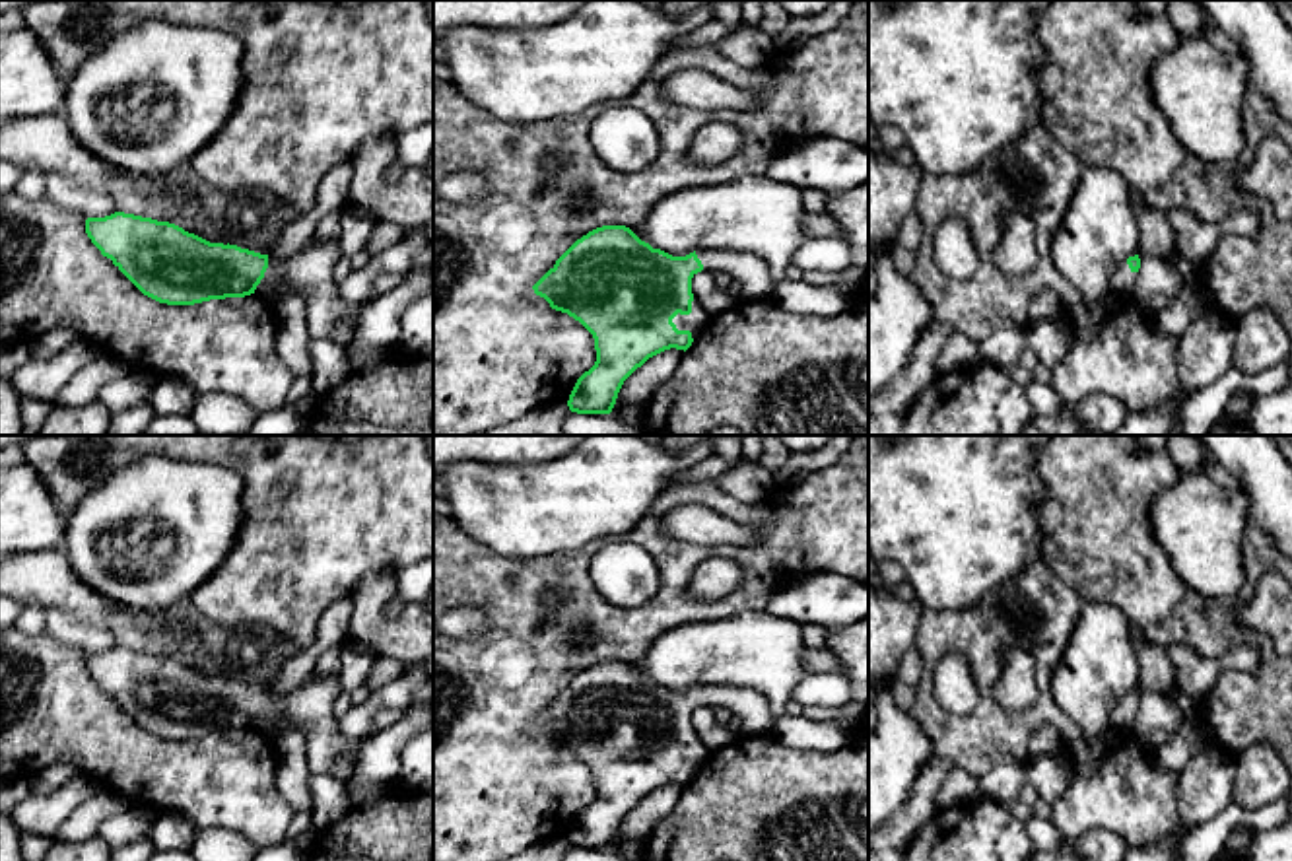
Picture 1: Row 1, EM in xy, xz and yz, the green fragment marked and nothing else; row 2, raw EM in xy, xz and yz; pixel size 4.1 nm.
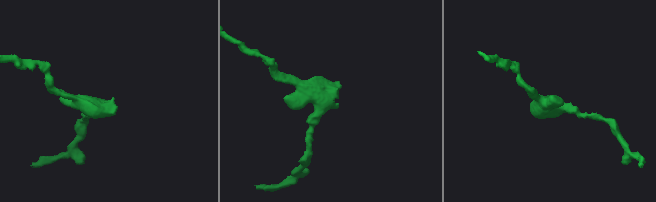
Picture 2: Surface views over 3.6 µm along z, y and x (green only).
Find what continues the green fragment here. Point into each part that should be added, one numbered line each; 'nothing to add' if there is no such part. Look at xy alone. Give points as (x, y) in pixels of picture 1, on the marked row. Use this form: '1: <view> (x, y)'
1: xy (309, 273)

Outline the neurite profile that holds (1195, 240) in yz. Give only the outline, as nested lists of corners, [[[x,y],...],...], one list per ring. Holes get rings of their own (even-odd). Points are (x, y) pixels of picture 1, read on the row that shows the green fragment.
[[[1172,210],[1166,218],[1173,231],[1175,253],[1195,262],[1212,255],[1218,239],[1226,233],[1224,224],[1201,222],[1185,210]]]

